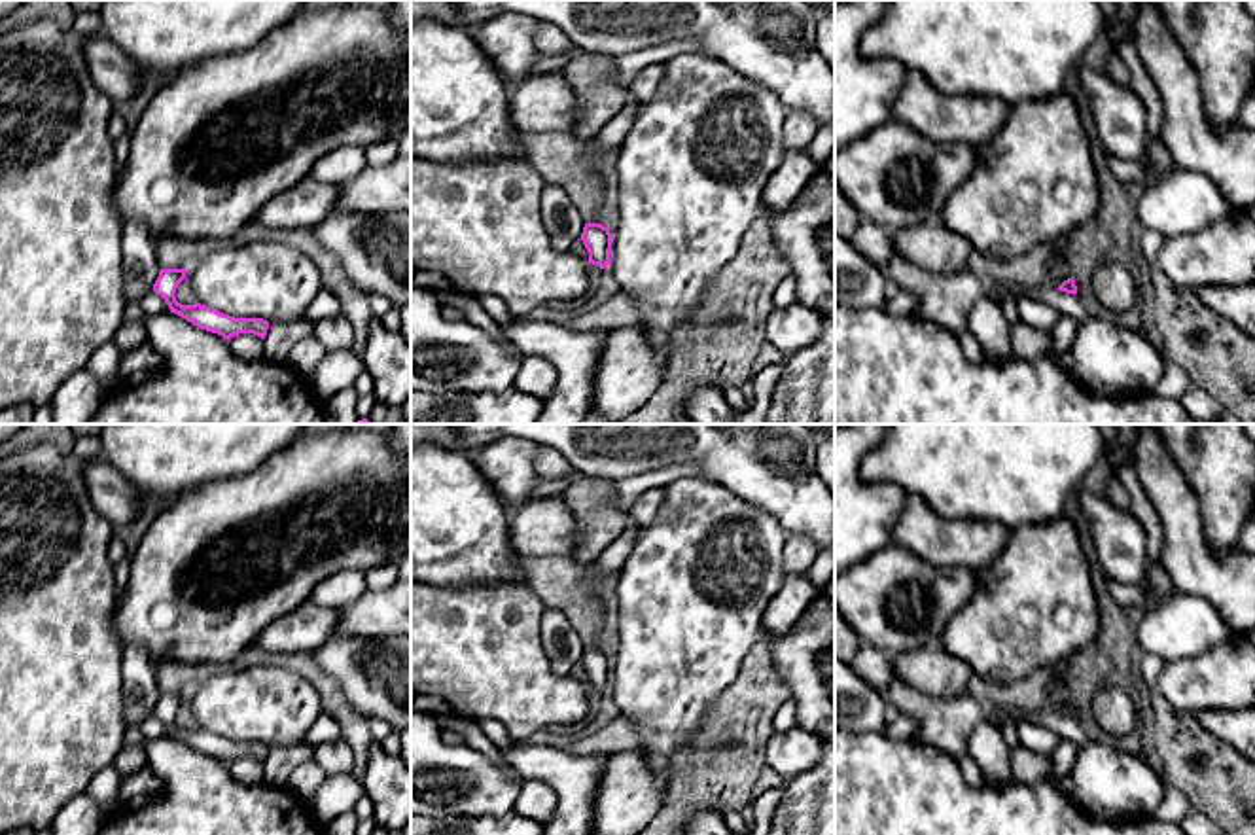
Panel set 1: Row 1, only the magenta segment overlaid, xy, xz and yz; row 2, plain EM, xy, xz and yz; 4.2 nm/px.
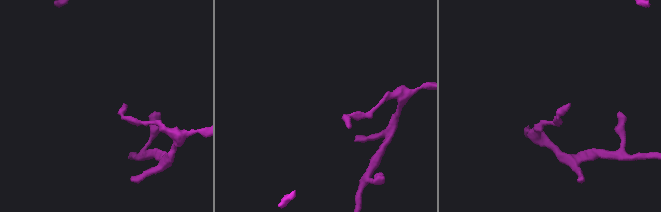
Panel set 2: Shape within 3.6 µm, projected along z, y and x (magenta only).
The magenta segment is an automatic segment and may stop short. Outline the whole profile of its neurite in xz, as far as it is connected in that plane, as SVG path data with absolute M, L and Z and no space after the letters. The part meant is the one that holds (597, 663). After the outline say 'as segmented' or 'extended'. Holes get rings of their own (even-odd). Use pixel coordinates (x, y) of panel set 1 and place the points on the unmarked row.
M585 648L581 665L589 676L589 687L608 693L611 657L602 648Z; as segmented

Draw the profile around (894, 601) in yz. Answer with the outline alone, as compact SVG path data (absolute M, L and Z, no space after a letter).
M890 542L835 576L835 606L859 640L895 659L941 642L977 581L971 568L941 568Z

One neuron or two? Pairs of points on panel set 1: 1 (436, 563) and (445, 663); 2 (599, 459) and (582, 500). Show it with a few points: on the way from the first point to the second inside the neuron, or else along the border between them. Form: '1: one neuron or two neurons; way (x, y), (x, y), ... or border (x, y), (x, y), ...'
1: two neurons; border (430, 584), (483, 586)
2: two neurons; border (576, 474), (604, 478), (616, 483)

